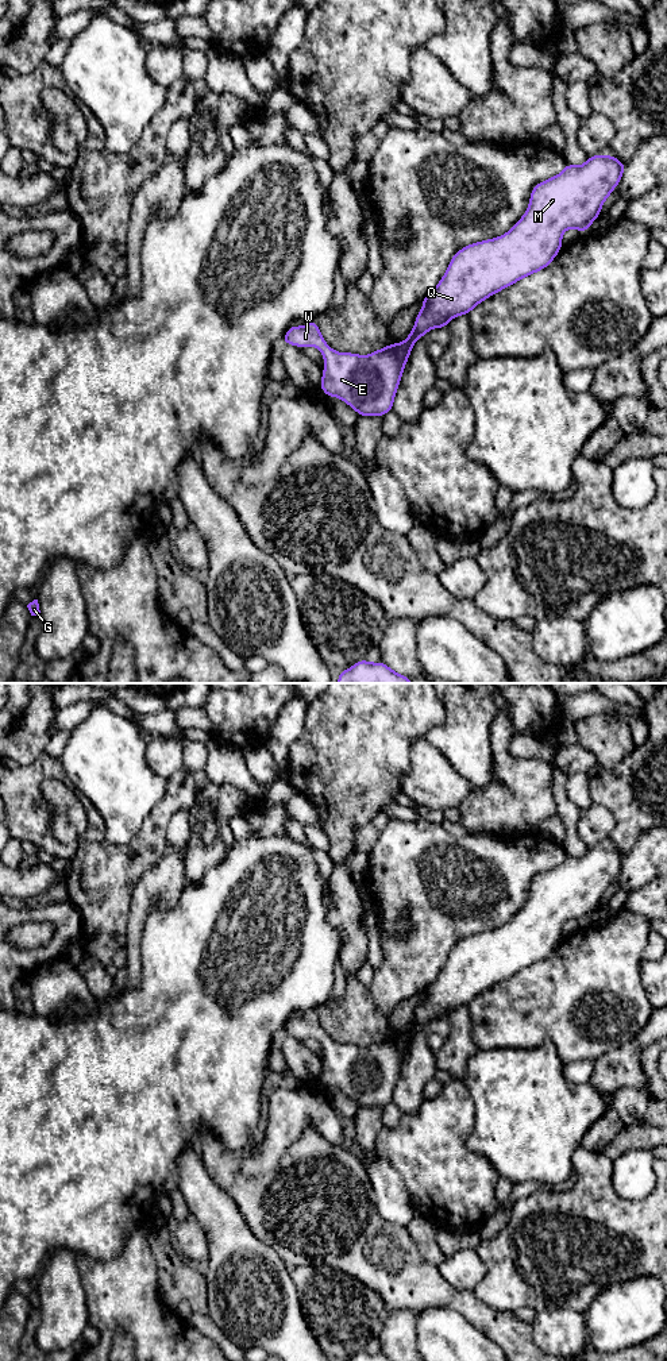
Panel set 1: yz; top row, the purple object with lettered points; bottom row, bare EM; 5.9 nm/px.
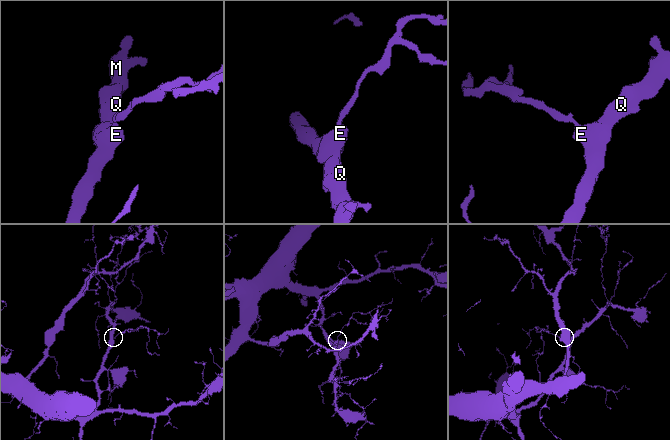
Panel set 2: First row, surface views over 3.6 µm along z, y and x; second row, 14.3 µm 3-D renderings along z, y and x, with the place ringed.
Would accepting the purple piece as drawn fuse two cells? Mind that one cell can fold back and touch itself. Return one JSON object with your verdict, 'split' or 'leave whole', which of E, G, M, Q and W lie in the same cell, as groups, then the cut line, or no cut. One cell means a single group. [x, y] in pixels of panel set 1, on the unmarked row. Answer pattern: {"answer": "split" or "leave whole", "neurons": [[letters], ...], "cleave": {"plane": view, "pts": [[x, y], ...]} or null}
{"answer": "leave whole", "neurons": [["E", "G", "M", "Q", "W"]], "cleave": null}

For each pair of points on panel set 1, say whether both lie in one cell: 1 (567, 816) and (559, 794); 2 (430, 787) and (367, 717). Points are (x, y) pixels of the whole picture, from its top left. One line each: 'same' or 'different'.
1: same
2: different

